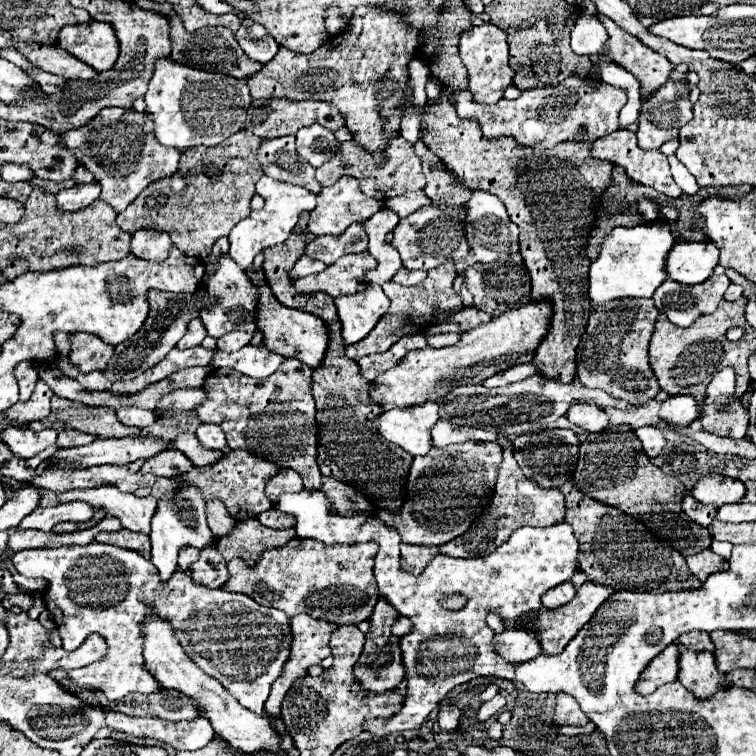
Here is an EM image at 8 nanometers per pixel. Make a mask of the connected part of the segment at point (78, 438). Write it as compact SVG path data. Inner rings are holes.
M62 430L58 434L56 446L58 448L74 448L74 446L86 446L94 440L94 436L84 434L84 432L74 432L74 430Z

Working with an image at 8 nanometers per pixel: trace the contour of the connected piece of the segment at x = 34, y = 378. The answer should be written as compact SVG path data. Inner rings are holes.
M20 362L14 368L14 376L16 376L18 386L20 386L20 402L26 402L32 396L34 384L38 382L38 370L32 362Z

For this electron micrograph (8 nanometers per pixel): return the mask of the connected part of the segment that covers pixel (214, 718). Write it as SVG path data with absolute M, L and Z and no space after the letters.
M148 616L146 624L144 624L144 660L146 660L146 668L152 672L152 676L156 680L160 680L160 684L164 688L174 688L176 692L188 696L192 700L194 708L198 710L200 718L206 718L212 724L214 732L220 738L224 738L232 748L238 748L246 754L260 752L260 750L284 754L280 750L280 736L270 728L268 718L244 710L230 696L230 692L226 688L220 688L220 682L216 684L216 680L212 676L204 674L182 650L176 634L172 632L170 622Z

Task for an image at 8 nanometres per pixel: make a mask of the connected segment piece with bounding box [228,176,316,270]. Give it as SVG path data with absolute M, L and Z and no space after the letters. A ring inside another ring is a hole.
M262 176L258 180L256 192L266 200L264 208L252 210L252 214L244 220L240 220L228 235L228 255L244 270L252 264L252 260L258 252L266 250L268 246L276 246L276 244L284 242L292 234L292 228L296 226L300 214L310 212L316 206L316 196L312 192L308 192L306 188L288 184L288 182L280 182L280 180L272 180L268 176Z

